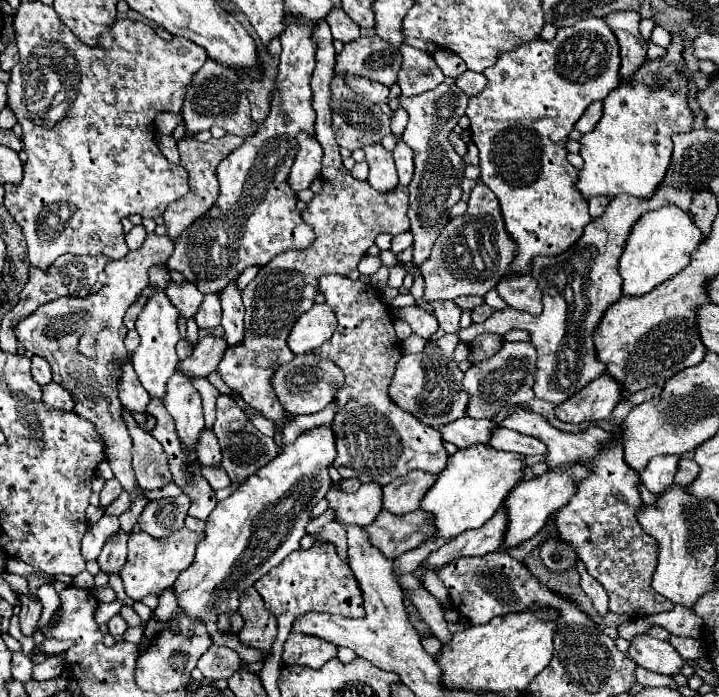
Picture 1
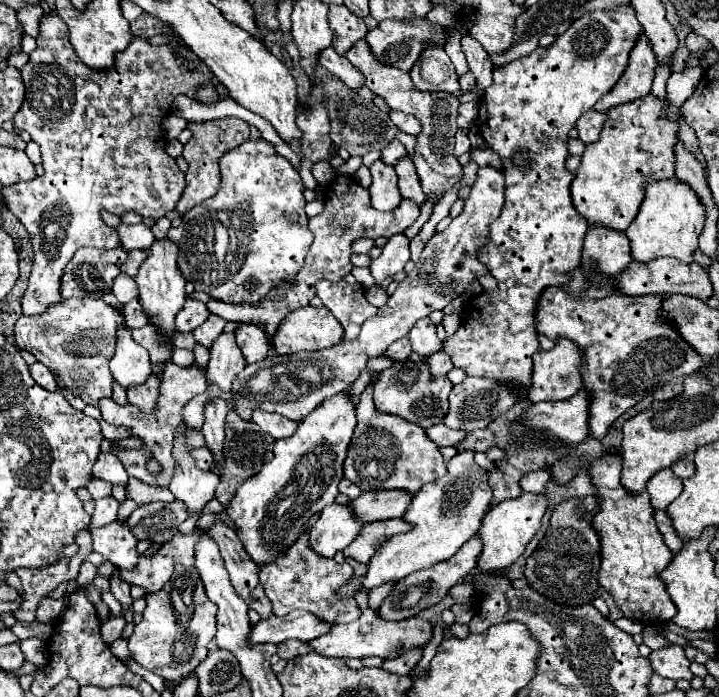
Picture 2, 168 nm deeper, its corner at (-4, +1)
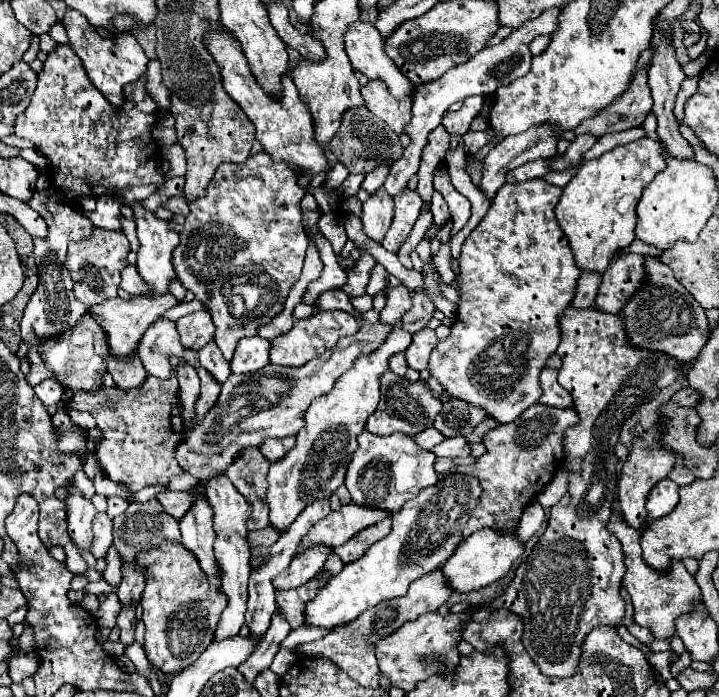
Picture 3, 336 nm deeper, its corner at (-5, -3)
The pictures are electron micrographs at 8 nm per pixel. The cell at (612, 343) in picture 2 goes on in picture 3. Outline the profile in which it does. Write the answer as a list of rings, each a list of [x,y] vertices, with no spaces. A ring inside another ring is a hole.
[[[568,305],[560,315],[560,345],[558,355],[562,359],[558,383],[570,391],[574,399],[574,409],[578,411],[580,425],[570,427],[564,437],[566,459],[564,465],[572,471],[568,493],[550,509],[548,529],[540,537],[540,547],[532,549],[530,557],[520,563],[516,577],[502,597],[492,601],[492,607],[477,610],[472,620],[480,622],[486,619],[495,608],[505,608],[522,615],[524,619],[524,647],[530,657],[536,661],[544,675],[568,677],[576,671],[580,657],[580,645],[584,637],[596,625],[616,627],[624,617],[624,599],[620,597],[620,581],[624,577],[624,551],[620,541],[606,529],[606,523],[612,513],[614,489],[616,489],[616,463],[614,445],[618,441],[620,427],[642,403],[654,399],[658,391],[666,385],[684,377],[684,367],[678,359],[662,355],[662,351],[642,351],[638,347],[628,347],[626,327],[622,327],[622,315],[610,315],[594,307],[578,309]]]

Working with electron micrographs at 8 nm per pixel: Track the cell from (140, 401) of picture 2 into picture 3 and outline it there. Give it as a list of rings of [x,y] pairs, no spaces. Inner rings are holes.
[[[110,355],[106,359],[106,367],[108,367],[108,373],[114,377],[116,385],[122,391],[130,391],[134,387],[140,387],[146,381],[146,377],[148,377],[148,373],[142,367],[142,361],[138,357],[120,361],[120,359],[116,359],[116,357]]]

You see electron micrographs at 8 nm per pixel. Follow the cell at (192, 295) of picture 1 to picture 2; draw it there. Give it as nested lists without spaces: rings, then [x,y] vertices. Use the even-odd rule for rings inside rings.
[[[187,299],[185,307],[177,313],[175,319],[175,329],[181,333],[191,333],[195,327],[203,325],[209,317],[209,311],[205,307],[205,303],[195,301],[195,299]]]

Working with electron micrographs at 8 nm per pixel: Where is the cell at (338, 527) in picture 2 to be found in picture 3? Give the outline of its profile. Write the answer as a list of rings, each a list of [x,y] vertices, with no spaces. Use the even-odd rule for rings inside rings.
[[[312,547],[310,551],[302,551],[302,555],[296,555],[282,575],[274,577],[276,589],[292,589],[314,579],[332,553],[332,547]]]

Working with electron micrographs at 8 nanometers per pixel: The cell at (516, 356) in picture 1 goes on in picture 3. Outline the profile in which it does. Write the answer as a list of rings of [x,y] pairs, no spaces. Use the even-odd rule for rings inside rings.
[[[448,399],[444,403],[444,409],[434,419],[434,429],[438,429],[444,437],[466,437],[486,417],[488,415],[482,411],[482,407],[472,407],[472,403],[464,403],[460,399]]]

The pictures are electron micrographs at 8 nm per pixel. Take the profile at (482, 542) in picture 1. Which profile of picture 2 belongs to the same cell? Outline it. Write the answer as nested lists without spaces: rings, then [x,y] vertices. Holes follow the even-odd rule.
[[[473,537],[469,539],[469,543],[465,543],[455,555],[453,559],[445,561],[445,563],[439,563],[437,567],[429,567],[425,571],[415,571],[413,575],[407,575],[405,579],[397,581],[397,585],[393,587],[393,591],[383,599],[381,607],[379,607],[379,617],[381,619],[407,619],[411,615],[417,615],[419,611],[439,603],[453,585],[457,585],[465,575],[473,573],[475,571],[475,561],[477,561],[477,555],[481,553],[481,539]]]

